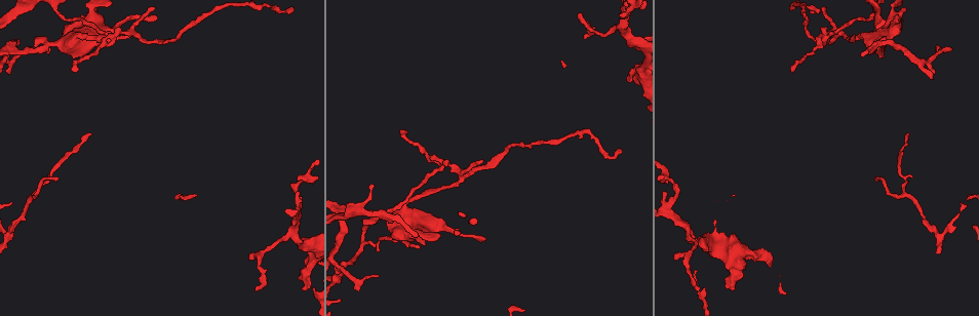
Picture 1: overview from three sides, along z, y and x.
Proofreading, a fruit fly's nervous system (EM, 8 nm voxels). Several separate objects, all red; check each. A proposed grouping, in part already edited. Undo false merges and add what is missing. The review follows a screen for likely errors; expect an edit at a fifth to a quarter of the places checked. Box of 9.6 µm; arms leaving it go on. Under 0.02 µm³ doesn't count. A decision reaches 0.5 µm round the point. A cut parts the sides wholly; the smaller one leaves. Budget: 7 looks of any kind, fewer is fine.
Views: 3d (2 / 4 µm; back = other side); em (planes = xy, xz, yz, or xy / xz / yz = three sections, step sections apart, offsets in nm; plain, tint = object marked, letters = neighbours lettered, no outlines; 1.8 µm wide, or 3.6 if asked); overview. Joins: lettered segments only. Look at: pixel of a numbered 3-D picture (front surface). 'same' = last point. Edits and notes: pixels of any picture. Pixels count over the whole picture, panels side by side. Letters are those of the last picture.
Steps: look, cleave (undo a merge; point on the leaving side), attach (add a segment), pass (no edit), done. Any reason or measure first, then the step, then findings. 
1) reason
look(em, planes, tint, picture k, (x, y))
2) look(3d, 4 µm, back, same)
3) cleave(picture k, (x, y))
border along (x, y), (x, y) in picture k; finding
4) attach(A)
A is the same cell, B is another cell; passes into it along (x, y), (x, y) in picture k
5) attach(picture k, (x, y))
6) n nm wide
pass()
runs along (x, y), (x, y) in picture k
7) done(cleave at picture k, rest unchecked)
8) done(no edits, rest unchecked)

abrupt turn
look(em, 3.6 µm, planes, letters, picture 1, (868, 54))

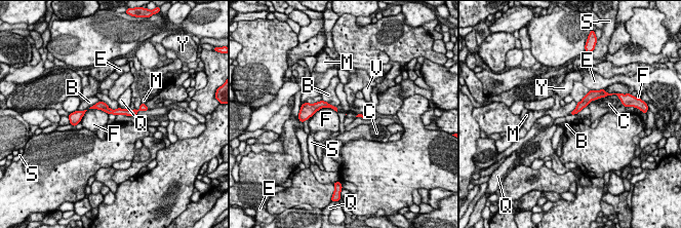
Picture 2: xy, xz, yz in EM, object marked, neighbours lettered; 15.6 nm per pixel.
60 nm wide
pass()
B, C, E, F, M, Q, S, V and Y are other cells; border along (336, 112), (321, 107), (309, 118) in picture 2; continuous, no second cell

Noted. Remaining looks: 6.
free end
look(em, planes, letters, picture 1, (153, 18))

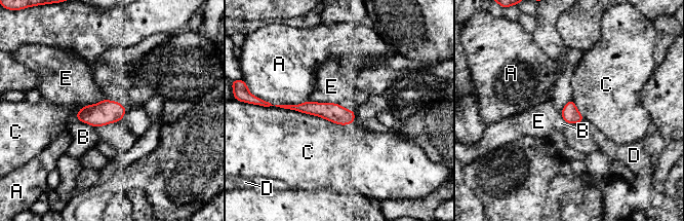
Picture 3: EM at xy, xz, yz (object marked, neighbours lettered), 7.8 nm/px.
pass()
A, B, C, D and E are other cells; border along (275, 105), (332, 122), (352, 123) in picture 3; no lettered segment goes on from it

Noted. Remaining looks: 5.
an open end
look(em, planes, tint, picture 1, (733, 288))

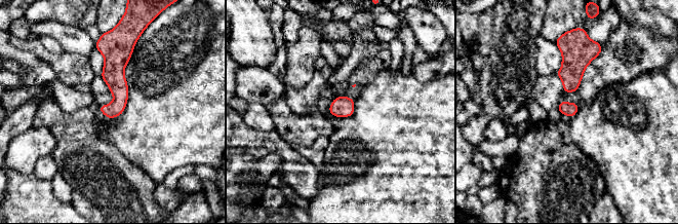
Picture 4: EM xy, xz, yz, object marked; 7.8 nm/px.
look(em, planes, letters, same)

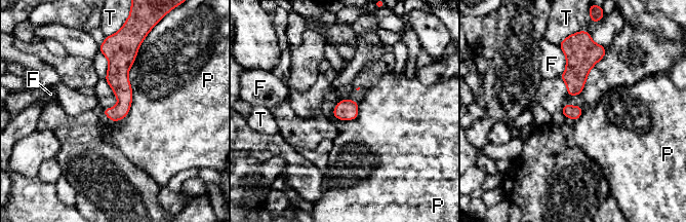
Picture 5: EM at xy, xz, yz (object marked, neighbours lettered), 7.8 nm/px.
pass()
F, P and T are other cells; runs along (110, 50), (122, 89), (116, 118) in picture 5; no lettered segment goes on from it

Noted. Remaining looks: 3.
done(no edits, rest unchecked)

